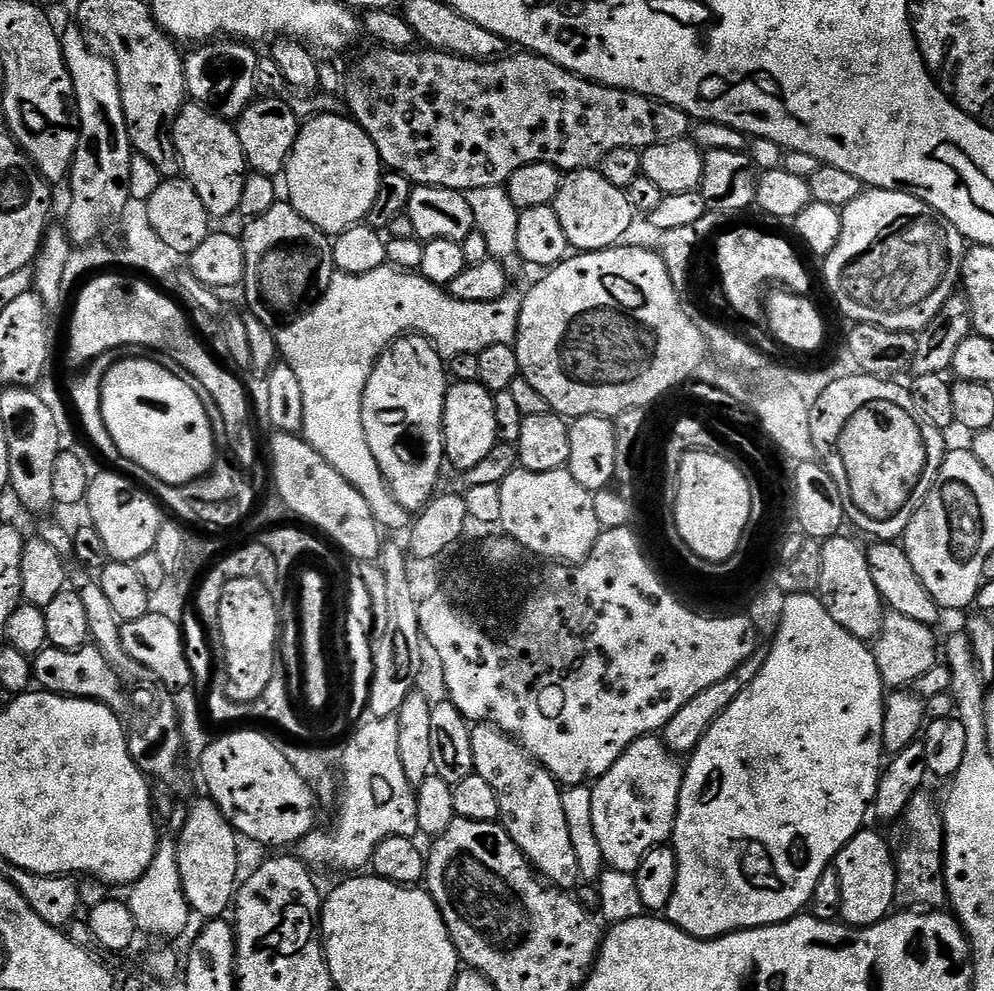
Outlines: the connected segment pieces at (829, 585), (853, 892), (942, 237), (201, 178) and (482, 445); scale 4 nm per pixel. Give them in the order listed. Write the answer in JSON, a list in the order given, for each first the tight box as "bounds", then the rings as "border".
[{"bounds":[818,534,886,641],"border":[[[847,534],[830,537],[821,543],[820,549],[822,578],[818,595],[822,606],[826,606],[826,614],[830,614],[830,618],[834,618],[842,630],[854,634],[862,641],[871,641],[880,634],[886,605],[878,594],[878,586],[874,586],[874,578],[870,578],[867,551]]]},{"bounds":[834,830,896,928],"border":[[[862,830],[836,855],[834,867],[842,890],[839,919],[850,928],[874,926],[886,919],[896,904],[896,867],[892,847],[883,835]]]},{"bounds":[823,188,966,334],"border":[[[873,188],[866,190],[854,202],[850,202],[841,211],[842,218],[842,238],[838,238],[838,246],[830,250],[828,256],[823,257],[824,280],[828,283],[828,288],[832,291],[832,296],[836,299],[836,304],[849,316],[849,321],[858,324],[873,324],[886,330],[895,332],[910,332],[918,334],[929,322],[942,310],[945,302],[957,291],[961,283],[960,271],[964,265],[964,254],[966,251],[966,241],[964,235],[960,233],[946,217],[939,216],[926,202],[922,202],[917,196],[911,196],[909,192],[891,192],[885,188]]]},{"bounds":[172,102,249,217],"border":[[[195,102],[185,103],[172,127],[172,141],[176,147],[176,155],[180,158],[180,167],[188,183],[194,186],[198,198],[202,198],[202,206],[206,206],[209,217],[236,216],[242,202],[242,186],[249,178],[248,160],[244,157],[242,142],[238,138],[235,127],[223,116],[217,116],[211,108]]]},{"bounds":[444,380,498,474],"border":[[[457,380],[449,383],[444,399],[444,454],[460,474],[476,467],[498,443],[498,422],[494,419],[494,395],[479,382]]]}]

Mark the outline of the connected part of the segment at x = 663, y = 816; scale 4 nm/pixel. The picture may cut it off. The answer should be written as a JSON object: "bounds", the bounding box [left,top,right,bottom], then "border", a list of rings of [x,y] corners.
{"bounds":[591,734,685,874],"border":[[[653,734],[635,740],[622,758],[591,785],[594,834],[598,834],[598,846],[602,846],[608,868],[634,874],[650,850],[671,841],[684,769],[685,765],[666,747],[663,739]]]}

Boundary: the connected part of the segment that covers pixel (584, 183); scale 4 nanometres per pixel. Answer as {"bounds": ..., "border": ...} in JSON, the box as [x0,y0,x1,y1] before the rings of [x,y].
{"bounds":[550,168,634,253],"border":[[[579,168],[563,177],[560,189],[550,205],[562,222],[569,249],[577,253],[601,252],[615,248],[632,228],[634,213],[625,189],[613,186],[596,168]]]}

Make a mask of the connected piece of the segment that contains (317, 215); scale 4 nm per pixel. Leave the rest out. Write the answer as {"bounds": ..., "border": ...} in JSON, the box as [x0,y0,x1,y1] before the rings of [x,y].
{"bounds":[282,115,382,238],"border":[[[315,115],[309,119],[305,119],[300,125],[300,133],[294,142],[292,152],[288,155],[288,162],[284,165],[282,173],[282,184],[288,187],[288,196],[286,196],[287,203],[294,206],[294,210],[298,210],[298,214],[302,214],[302,218],[306,218],[306,222],[310,222],[322,233],[329,237],[335,238],[340,233],[345,232],[347,228],[353,228],[356,224],[367,221],[368,211],[370,206],[374,206],[374,197],[378,194],[378,186],[380,185],[380,178],[382,175],[382,165],[380,163],[380,155],[374,146],[374,142],[368,137],[360,128],[355,120],[349,118],[347,115]]]}

